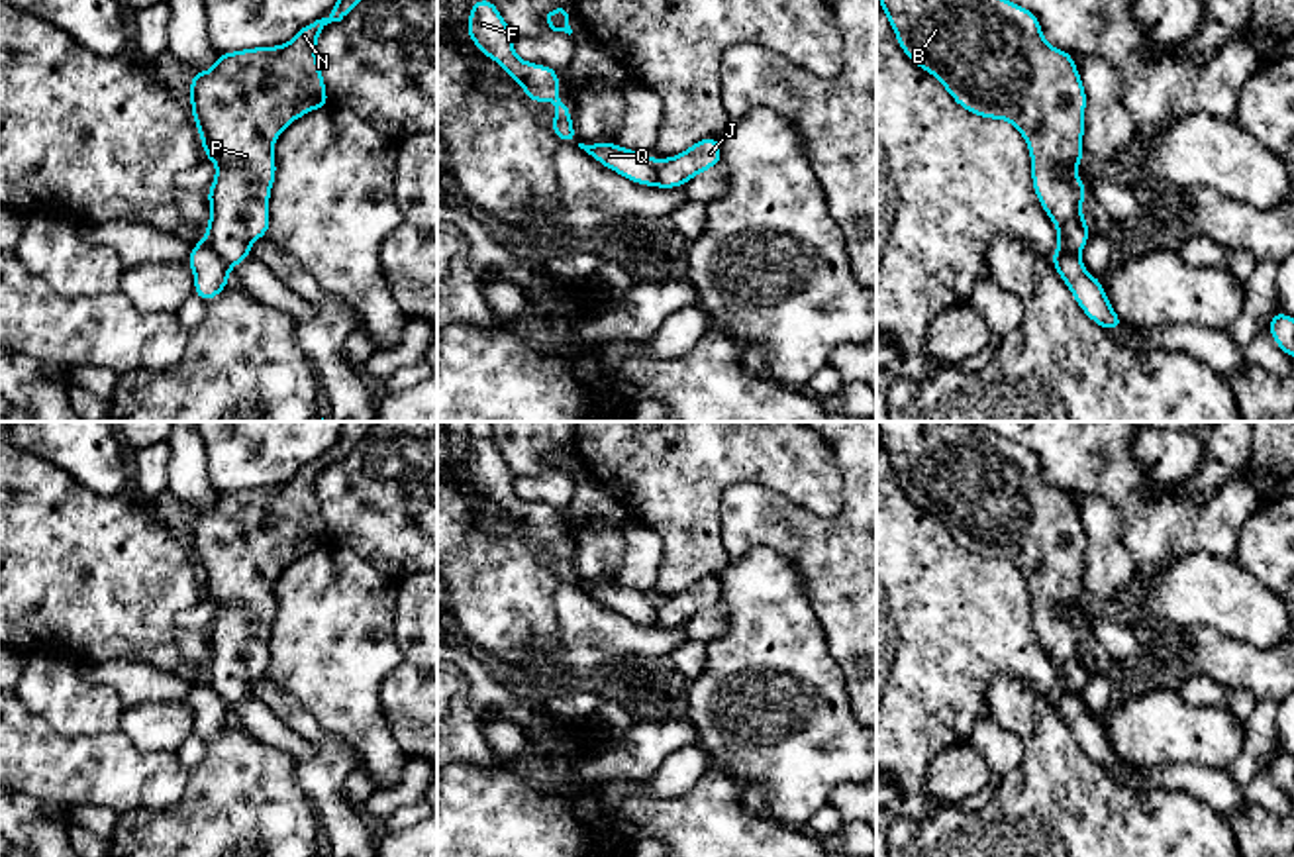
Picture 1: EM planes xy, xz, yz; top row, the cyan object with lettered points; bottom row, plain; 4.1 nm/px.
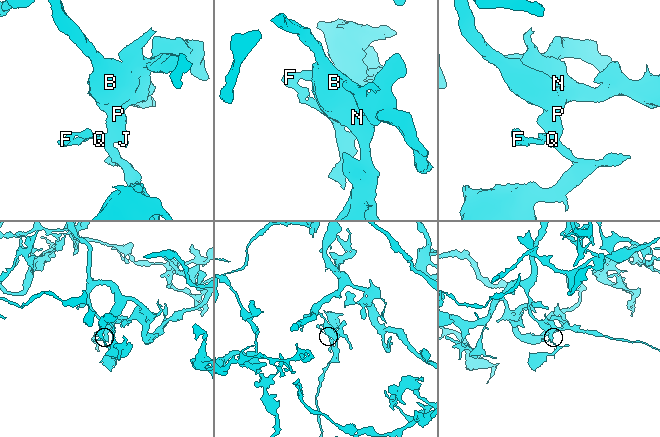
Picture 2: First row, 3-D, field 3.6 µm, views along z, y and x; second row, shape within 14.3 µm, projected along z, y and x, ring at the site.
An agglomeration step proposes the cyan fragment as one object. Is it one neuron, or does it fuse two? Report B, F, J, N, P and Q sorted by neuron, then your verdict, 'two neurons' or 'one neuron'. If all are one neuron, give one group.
groups B J N P / F Q; two neurons

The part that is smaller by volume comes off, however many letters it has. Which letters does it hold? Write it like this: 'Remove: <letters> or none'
Remove: F, Q

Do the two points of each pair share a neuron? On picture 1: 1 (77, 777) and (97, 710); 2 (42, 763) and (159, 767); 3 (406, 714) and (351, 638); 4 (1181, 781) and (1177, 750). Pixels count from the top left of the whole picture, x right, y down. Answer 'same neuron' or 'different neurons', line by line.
1: different neurons
2: same neuron
3: different neurons
4: different neurons

